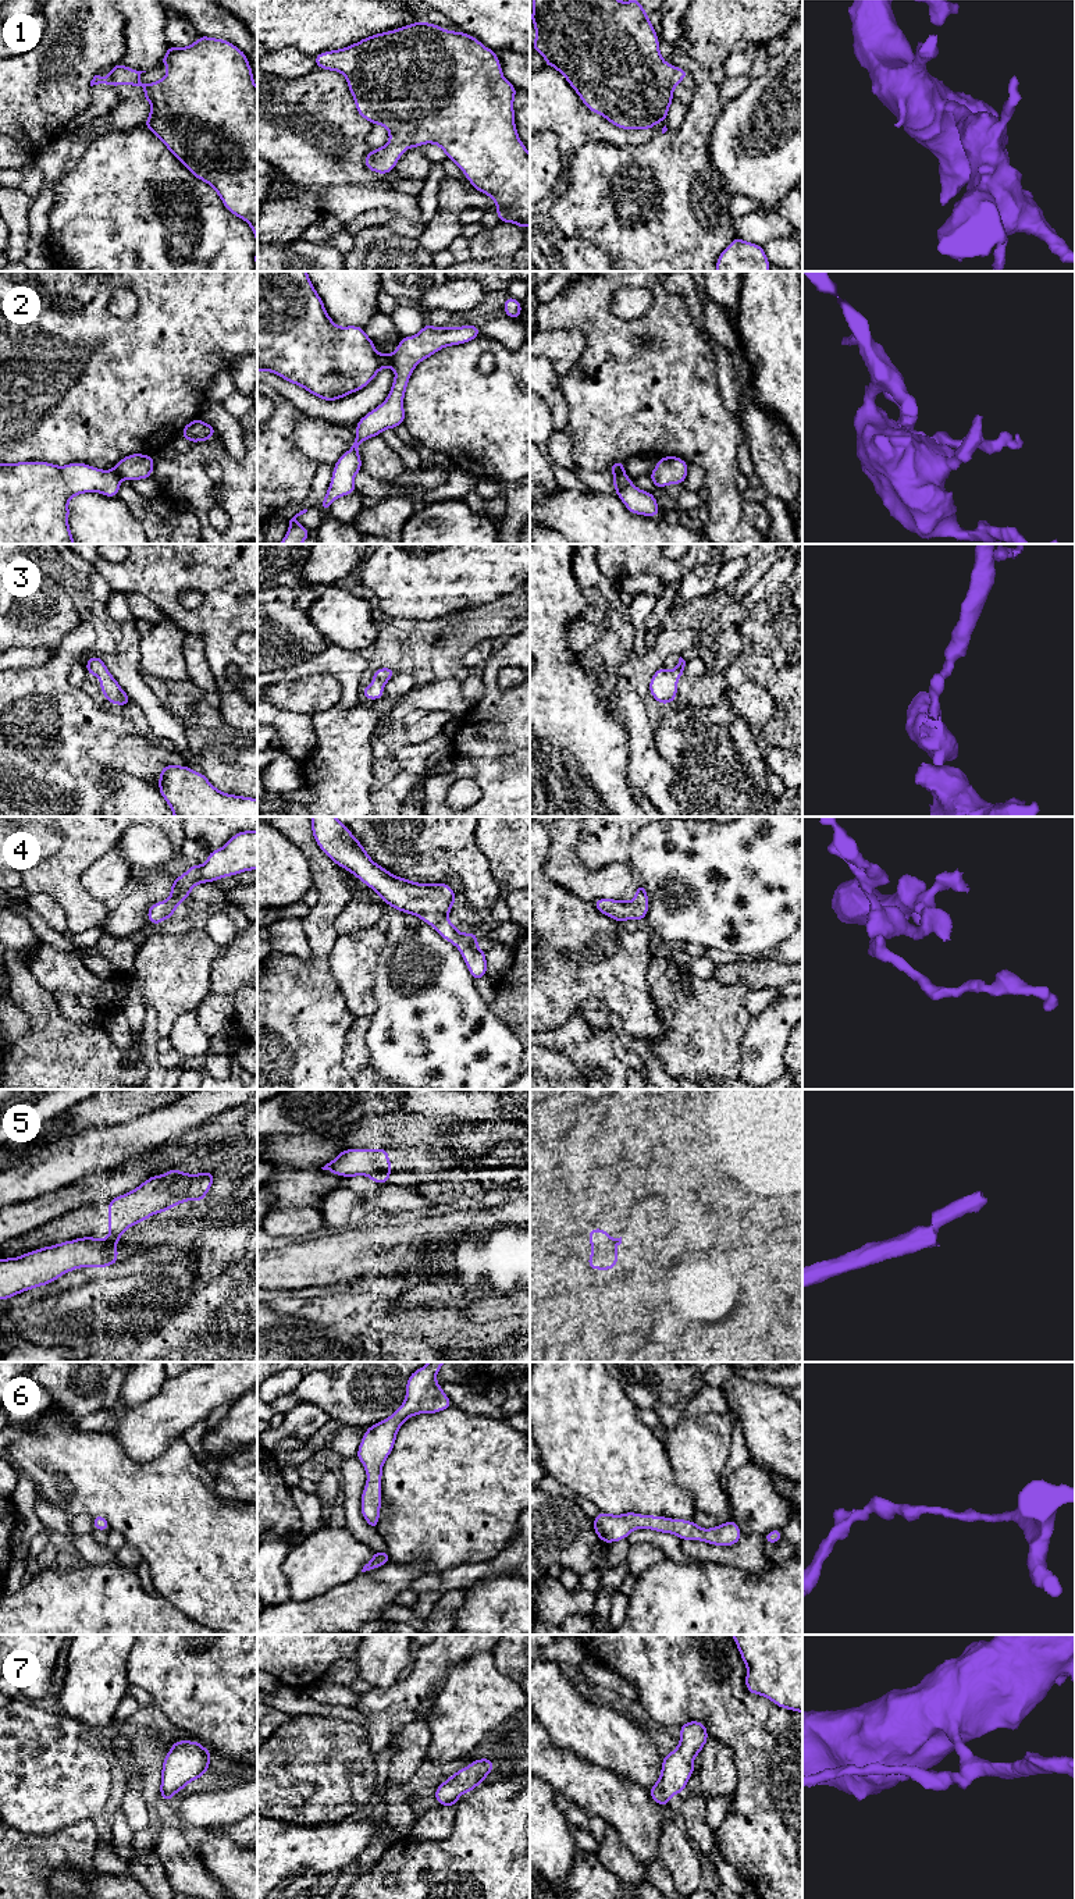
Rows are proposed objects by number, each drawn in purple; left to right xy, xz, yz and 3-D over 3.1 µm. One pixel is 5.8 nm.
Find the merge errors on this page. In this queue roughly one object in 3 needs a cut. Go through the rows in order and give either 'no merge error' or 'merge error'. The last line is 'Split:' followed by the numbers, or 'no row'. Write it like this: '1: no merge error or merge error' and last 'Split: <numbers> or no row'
1: no merge error
2: merge error
3: no merge error
4: no merge error
5: merge error
6: no merge error
7: no merge error
Split: 2, 5

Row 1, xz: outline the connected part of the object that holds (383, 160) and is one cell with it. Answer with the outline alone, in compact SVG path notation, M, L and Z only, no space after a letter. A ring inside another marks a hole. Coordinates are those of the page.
M420 21L364 38L345 49L320 53L314 61L317 68L341 72L348 79L357 113L374 125L388 129L389 142L364 157L369 170L388 174L406 149L424 143L438 145L474 189L494 199L501 223L513 223L522 230L530 227L530 153L515 125L513 100L517 89L505 79L494 50L464 32Z

